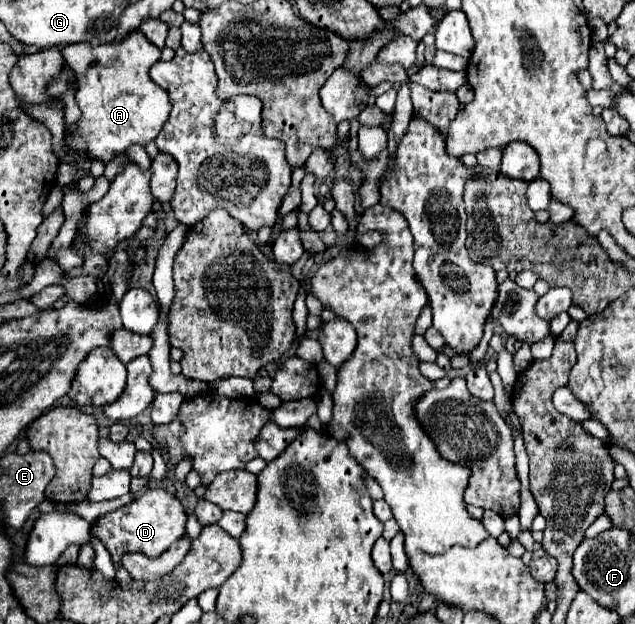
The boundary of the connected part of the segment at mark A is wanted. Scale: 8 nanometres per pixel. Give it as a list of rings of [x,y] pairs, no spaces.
[[[140,29],[128,33],[118,43],[98,47],[66,45],[62,55],[78,77],[76,103],[82,111],[82,119],[78,121],[80,129],[74,135],[68,135],[74,149],[84,151],[92,159],[110,161],[134,143],[146,145],[156,139],[172,105],[166,93],[148,75],[150,67],[160,59],[160,51],[140,33]]]

